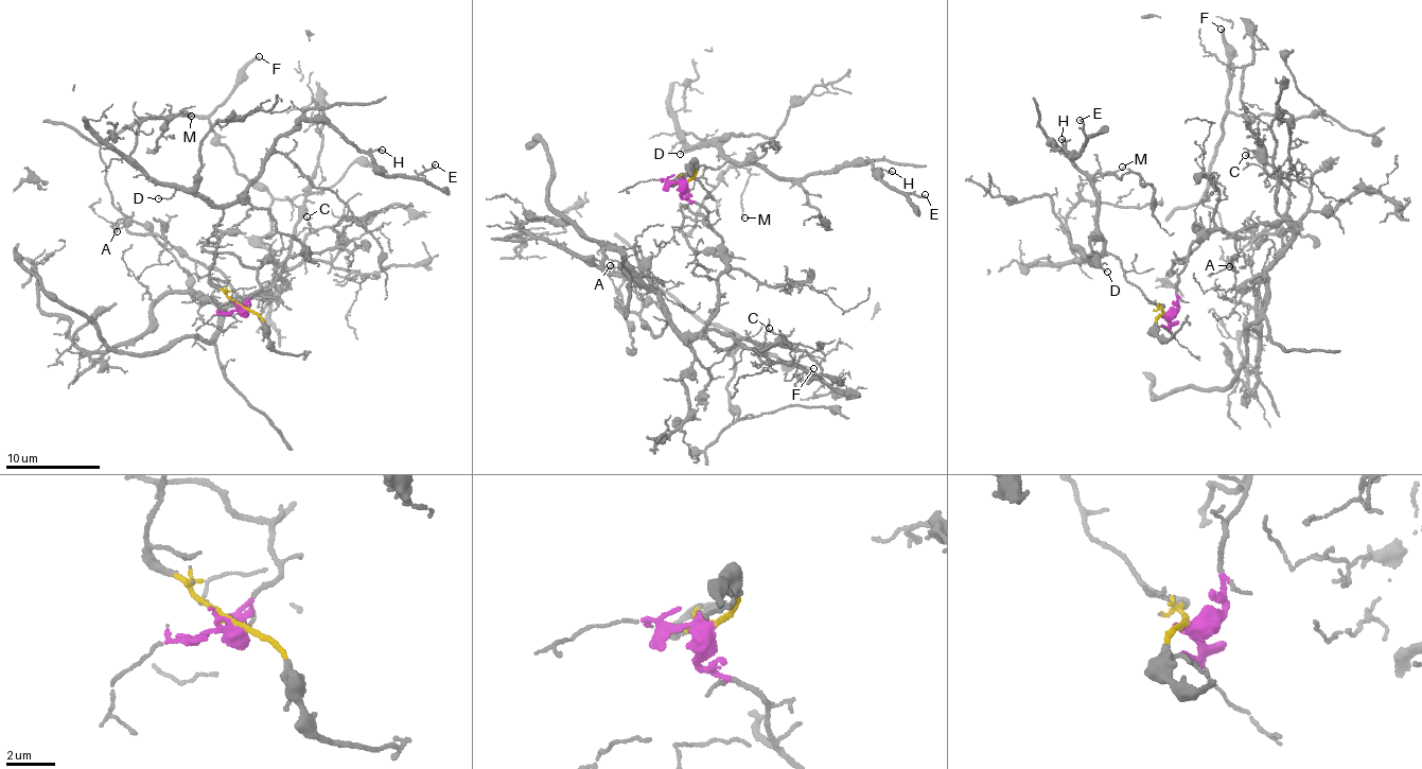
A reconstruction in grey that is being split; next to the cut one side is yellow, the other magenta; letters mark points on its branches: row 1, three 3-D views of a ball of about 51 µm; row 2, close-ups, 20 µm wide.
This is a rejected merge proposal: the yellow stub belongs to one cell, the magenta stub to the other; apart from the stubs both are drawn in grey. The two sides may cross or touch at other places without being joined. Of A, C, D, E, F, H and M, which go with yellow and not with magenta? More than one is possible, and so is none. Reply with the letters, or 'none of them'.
D, E, H, M

